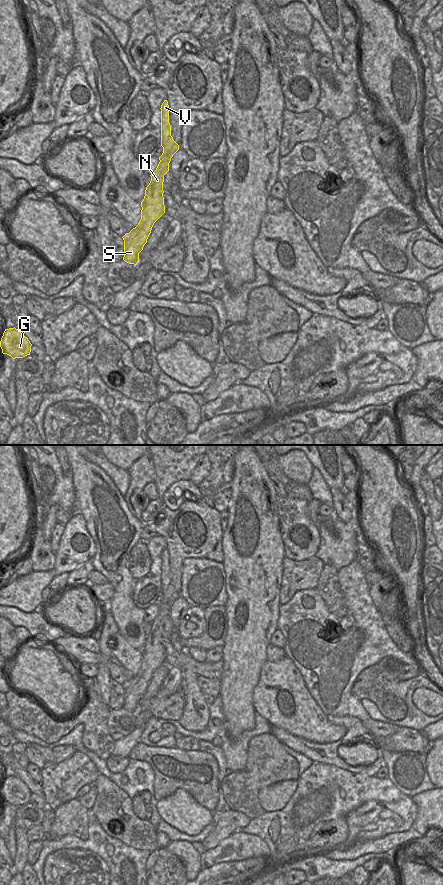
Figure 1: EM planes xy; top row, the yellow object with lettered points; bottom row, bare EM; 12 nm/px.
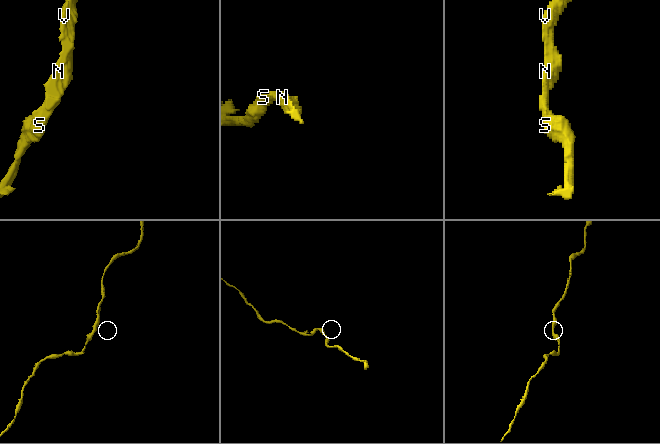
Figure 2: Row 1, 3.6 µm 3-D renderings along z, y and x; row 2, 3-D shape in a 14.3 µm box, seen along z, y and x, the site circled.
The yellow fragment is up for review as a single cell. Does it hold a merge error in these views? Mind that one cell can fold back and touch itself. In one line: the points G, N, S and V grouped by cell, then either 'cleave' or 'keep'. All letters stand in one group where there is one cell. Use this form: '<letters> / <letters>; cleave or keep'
G N S V; keep

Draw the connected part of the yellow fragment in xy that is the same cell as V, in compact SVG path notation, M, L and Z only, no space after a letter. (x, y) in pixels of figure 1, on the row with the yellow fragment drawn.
M164 100L160 109L161 146L163 147L163 153L159 157L160 162L156 170L150 175L151 181L146 187L145 196L141 202L141 219L135 228L122 237L124 240L123 260L134 265L139 262L139 253L147 243L154 223L165 213L163 197L164 175L169 171L171 158L179 150L179 145L171 136L167 100Z

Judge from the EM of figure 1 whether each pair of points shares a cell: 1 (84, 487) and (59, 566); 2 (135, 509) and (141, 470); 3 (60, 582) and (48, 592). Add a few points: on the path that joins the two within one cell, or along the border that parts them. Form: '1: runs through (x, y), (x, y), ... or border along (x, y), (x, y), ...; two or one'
1: border along (75, 511), (82, 515), (89, 532); two
2: runs through (133, 499), (137, 480); one
3: runs through (57, 585), (51, 591); one

